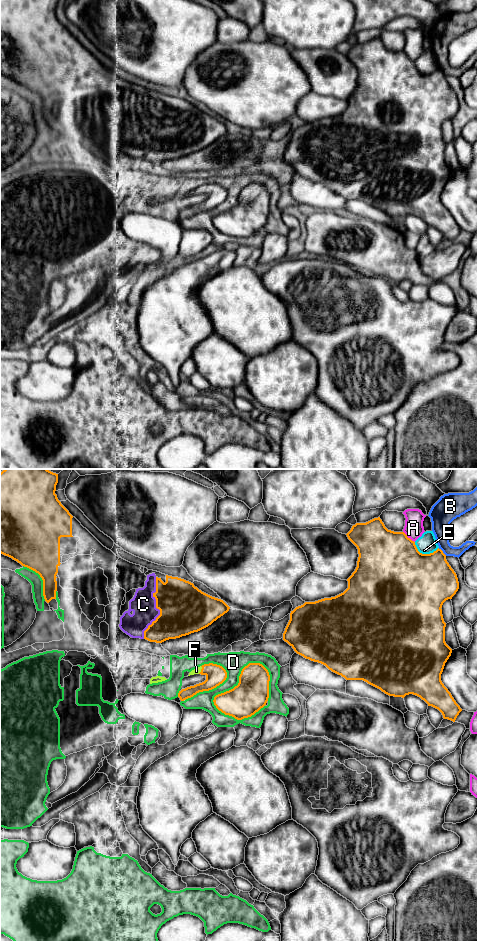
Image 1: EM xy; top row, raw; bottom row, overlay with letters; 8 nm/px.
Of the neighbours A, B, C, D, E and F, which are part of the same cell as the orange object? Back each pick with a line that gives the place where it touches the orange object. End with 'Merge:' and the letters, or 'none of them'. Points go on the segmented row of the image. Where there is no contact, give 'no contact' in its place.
C: contact xy (157, 608)
F: contact xy (201, 670)
Merge: C, F

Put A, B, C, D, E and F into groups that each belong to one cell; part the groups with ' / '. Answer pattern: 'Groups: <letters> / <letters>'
Groups: A / B / C F / D / E

